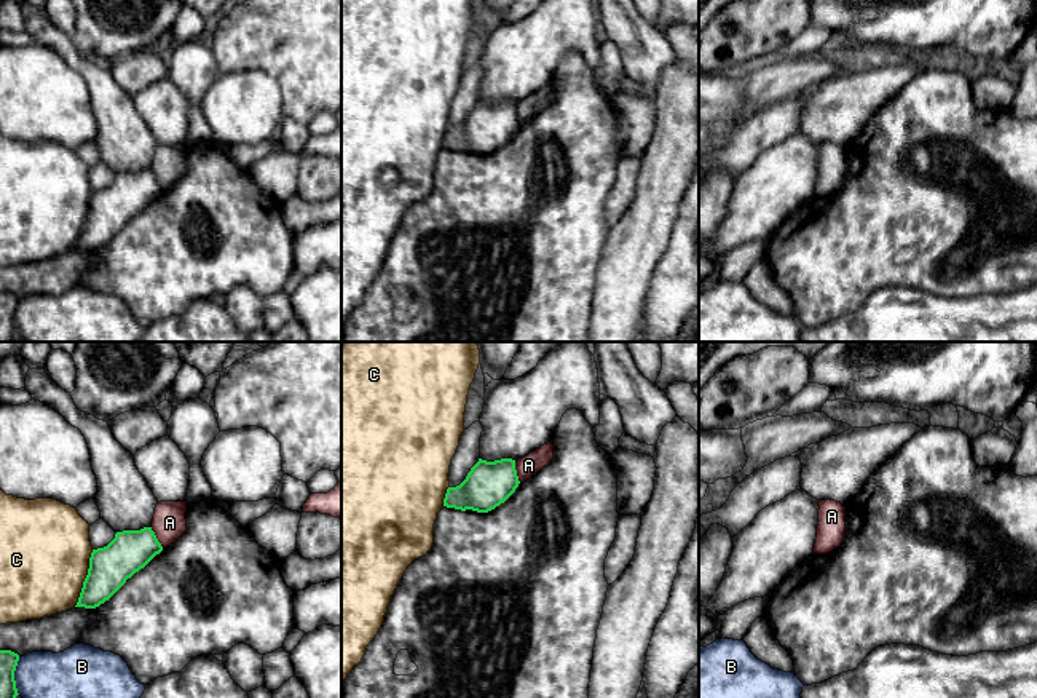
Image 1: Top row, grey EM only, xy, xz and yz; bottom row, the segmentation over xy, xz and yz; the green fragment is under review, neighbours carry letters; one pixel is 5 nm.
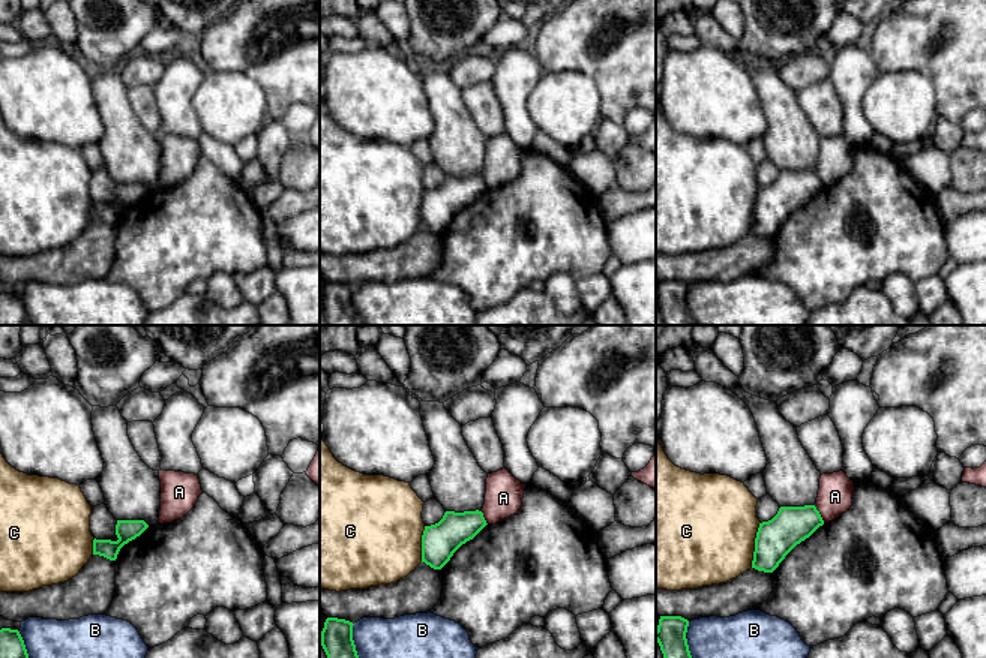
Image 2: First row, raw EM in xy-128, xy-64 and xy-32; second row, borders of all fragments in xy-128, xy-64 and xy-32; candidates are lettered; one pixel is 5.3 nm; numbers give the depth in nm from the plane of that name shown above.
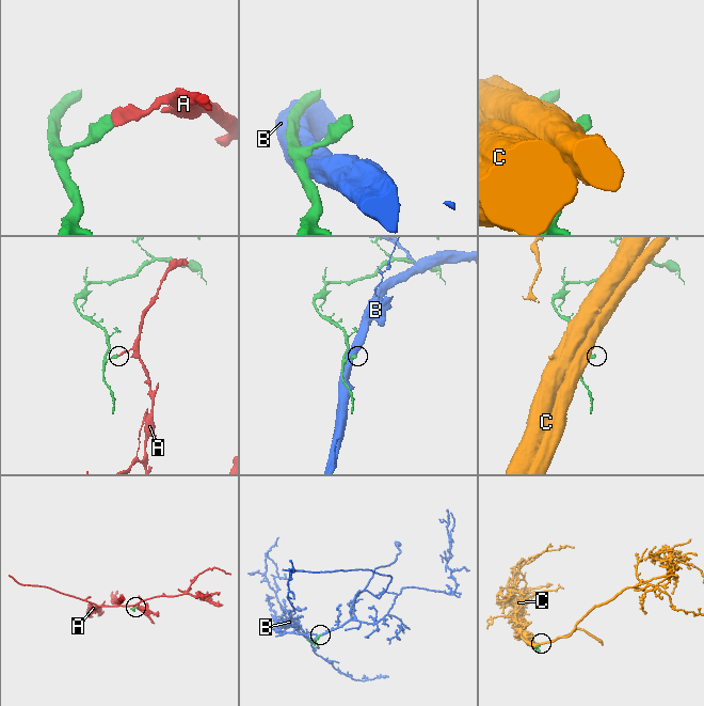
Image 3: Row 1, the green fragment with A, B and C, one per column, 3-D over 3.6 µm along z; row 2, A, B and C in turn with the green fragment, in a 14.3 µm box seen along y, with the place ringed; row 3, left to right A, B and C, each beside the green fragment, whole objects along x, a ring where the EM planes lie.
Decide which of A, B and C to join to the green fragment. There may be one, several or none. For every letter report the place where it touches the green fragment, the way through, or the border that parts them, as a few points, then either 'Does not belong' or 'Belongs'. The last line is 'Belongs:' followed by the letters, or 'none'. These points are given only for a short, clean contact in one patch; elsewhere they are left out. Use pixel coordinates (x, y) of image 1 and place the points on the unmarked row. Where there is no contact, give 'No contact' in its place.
A: Touches green at xy (155, 179). Boundary: xy (150, 170), (163, 189). Does not belong
B: Touches green at xy (13, 318). Does not belong
C: Touches green at xy (85, 221). Does not belong
Belongs: none

